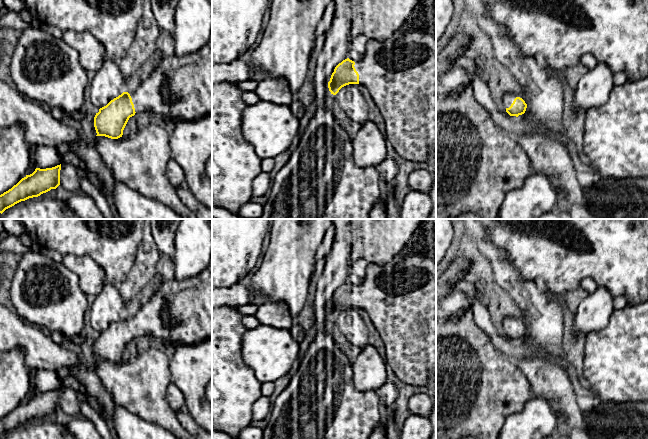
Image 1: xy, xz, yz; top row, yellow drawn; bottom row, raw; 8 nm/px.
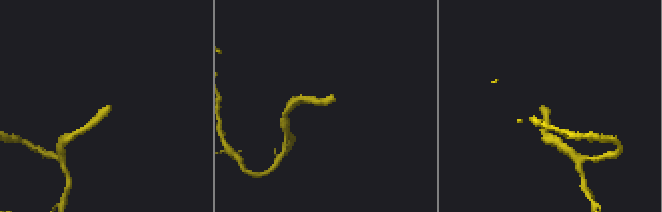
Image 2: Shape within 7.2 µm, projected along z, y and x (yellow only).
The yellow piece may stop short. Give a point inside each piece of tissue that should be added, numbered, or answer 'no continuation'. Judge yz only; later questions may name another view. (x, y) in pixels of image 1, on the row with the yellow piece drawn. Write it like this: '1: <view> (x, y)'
1: yz (508, 98)

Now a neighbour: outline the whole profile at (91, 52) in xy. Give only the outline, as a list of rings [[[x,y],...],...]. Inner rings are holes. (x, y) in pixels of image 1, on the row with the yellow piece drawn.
[[[67,30],[63,32],[61,39],[77,51],[80,64],[86,71],[96,72],[100,69],[105,60],[105,51],[93,35]]]

